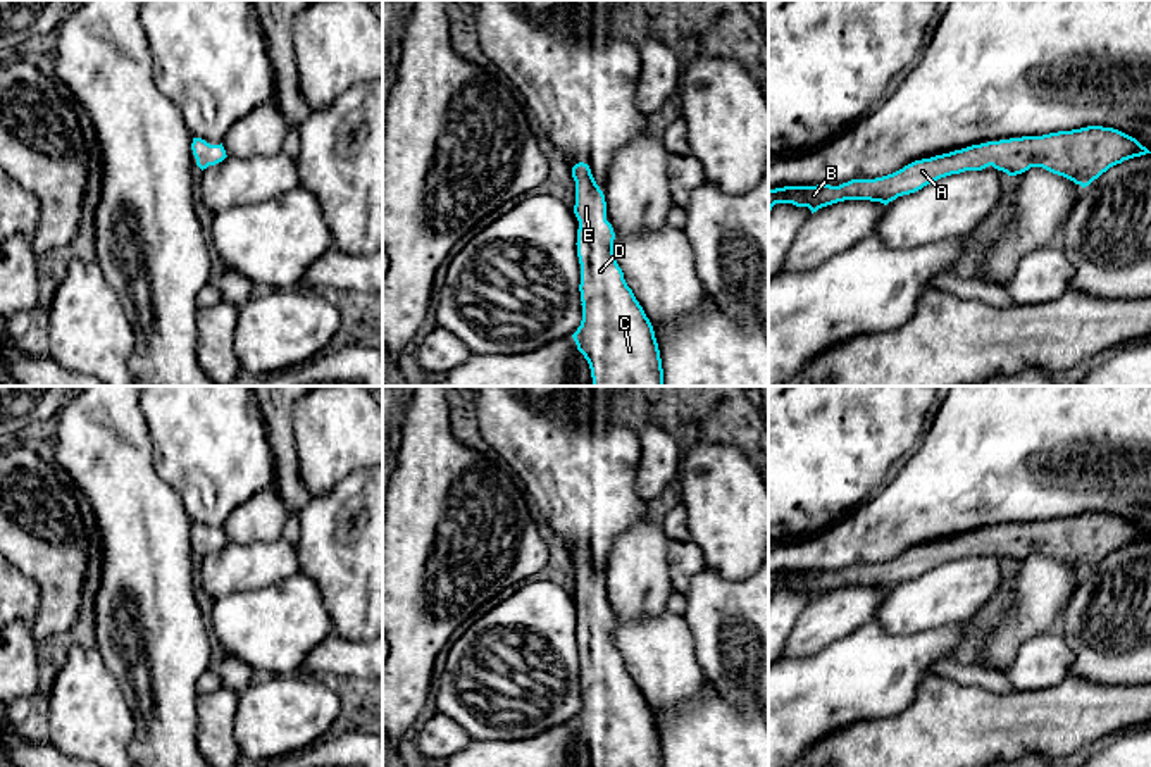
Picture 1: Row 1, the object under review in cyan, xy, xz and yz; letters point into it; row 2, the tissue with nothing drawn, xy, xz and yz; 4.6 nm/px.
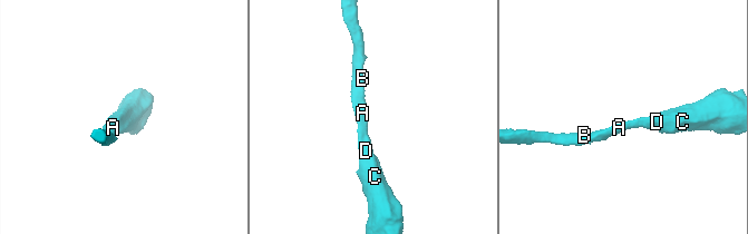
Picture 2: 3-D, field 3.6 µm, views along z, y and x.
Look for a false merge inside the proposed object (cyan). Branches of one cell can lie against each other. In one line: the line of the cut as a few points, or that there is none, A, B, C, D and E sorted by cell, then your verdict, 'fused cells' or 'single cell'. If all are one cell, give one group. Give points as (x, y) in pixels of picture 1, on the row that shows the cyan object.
cut none; groups A B C D E; single cell

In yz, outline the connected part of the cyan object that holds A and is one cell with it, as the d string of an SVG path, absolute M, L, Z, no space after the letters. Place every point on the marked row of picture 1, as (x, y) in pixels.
M1103 126L987 141L915 160L875 179L851 179L839 186L817 184L768 190L768 212L775 203L808 207L812 214L844 200L870 200L887 205L898 196L915 193L941 178L965 171L982 171L989 165L1008 176L1022 174L1030 167L1042 167L1086 188L1110 167L1146 153L1151 152L1135 138Z

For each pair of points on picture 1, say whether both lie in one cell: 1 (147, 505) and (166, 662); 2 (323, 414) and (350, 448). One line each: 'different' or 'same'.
1: same
2: same

